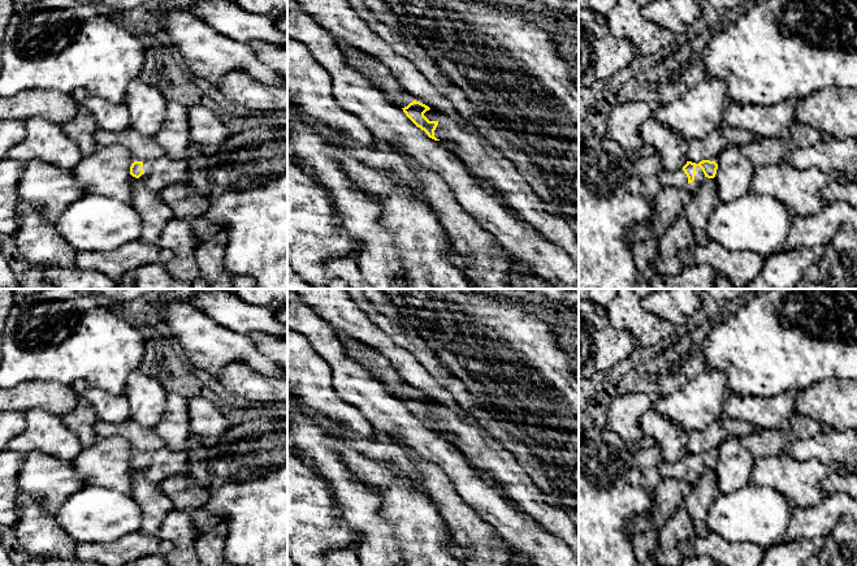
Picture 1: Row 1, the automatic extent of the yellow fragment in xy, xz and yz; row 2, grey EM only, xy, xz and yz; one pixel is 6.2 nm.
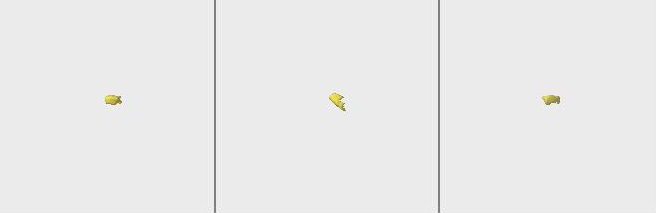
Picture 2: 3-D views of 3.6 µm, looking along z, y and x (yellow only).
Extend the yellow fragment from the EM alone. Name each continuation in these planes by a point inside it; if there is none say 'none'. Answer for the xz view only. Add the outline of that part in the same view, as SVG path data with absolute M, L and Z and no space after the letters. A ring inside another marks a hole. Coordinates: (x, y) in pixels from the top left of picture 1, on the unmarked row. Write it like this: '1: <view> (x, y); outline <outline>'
1: xz (481, 449); outline M442 410L434 422L434 428L443 432L443 437L456 445L471 465L488 471L520 510L531 515L546 532L562 539L579 557L579 533L566 510L544 501L544 491L528 476L515 455L480 423L471 418L462 418L460 414Z

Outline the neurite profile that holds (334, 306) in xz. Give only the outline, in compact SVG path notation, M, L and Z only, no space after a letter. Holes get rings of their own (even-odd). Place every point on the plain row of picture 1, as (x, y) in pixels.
M291 289L302 301L308 304L323 320L325 320L334 330L343 332L356 338L367 346L378 351L398 372L403 383L414 389L414 392L428 397L442 410L455 414L460 412L459 405L451 393L440 385L433 376L423 367L414 354L402 349L391 341L391 338L377 327L368 315L358 307L358 302L351 298L345 289Z

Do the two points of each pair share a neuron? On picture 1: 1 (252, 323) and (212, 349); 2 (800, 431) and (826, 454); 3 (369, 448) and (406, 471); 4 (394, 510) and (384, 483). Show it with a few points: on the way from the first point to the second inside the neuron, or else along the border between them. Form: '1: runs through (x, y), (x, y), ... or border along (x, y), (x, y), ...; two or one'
1: border along (210, 318), (230, 329), (247, 335); two
2: border along (830, 428), (808, 437), (795, 437), (784, 453); two
3: runs through (379, 448), (384, 449), (397, 462); one
4: runs through (394, 504), (394, 496), (388, 489); one

